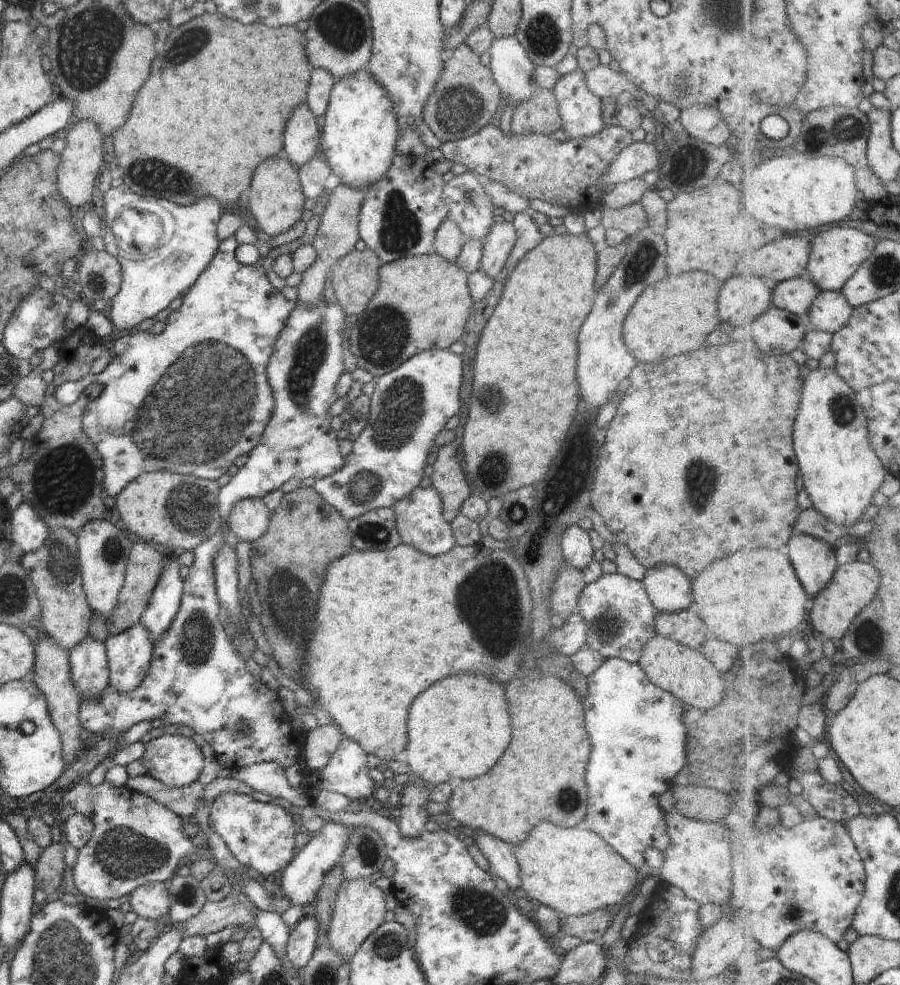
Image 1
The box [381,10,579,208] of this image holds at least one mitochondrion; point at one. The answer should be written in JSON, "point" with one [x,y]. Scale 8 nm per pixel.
{"point":[454,109]}

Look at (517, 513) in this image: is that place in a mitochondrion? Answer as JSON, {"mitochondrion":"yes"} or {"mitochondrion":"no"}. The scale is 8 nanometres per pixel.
{"mitochondrion":"yes"}

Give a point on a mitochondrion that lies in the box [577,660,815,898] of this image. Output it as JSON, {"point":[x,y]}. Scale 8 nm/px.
{"point":[618,697]}

